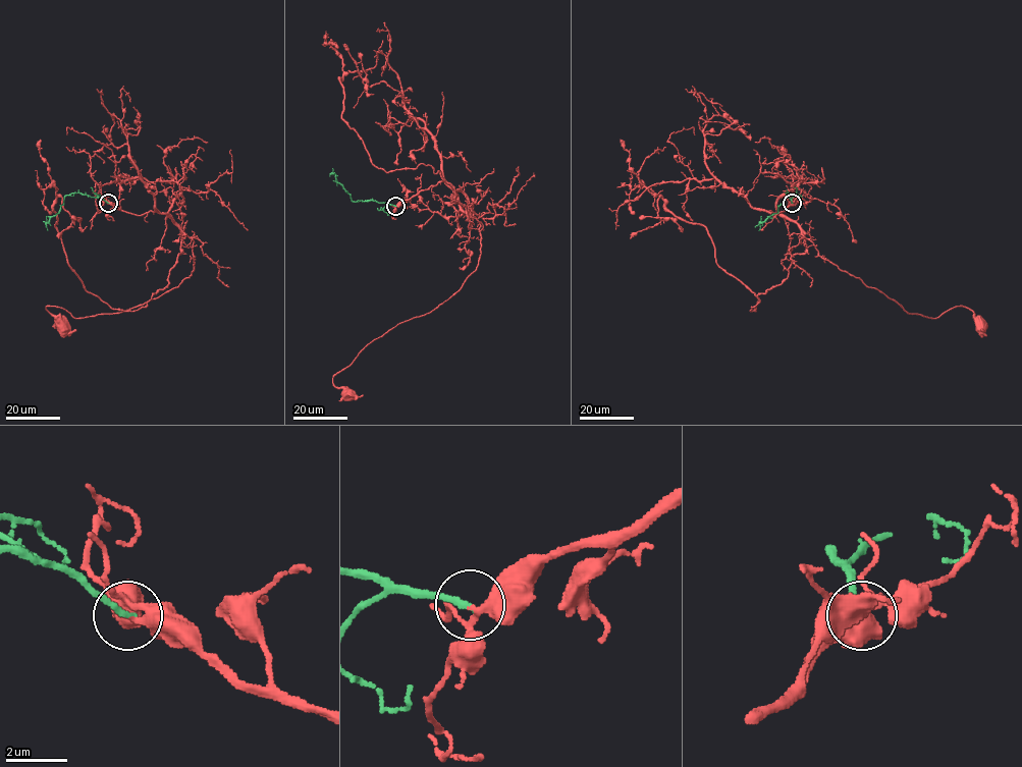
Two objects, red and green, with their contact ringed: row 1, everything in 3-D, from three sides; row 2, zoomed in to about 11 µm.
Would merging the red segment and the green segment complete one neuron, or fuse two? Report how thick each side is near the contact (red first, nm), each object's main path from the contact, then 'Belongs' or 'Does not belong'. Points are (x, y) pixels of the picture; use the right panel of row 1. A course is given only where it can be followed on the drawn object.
Thickness 240 nm (red) against 200 nm. Course of red: (792, 203), (776, 215), (768, 212), (791, 219), (819, 255), (908, 313), (937, 318), (963, 306), (981, 323). Course of green: (792, 203), (788, 193), (777, 212), (759, 223), (759, 230). Belongs

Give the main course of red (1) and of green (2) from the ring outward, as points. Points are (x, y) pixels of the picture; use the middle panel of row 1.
1: (395, 205), (443, 181), (480, 225), (481, 255), (458, 291), (373, 339), (333, 377), (348, 394)
2: (395, 205), (351, 200), (334, 172)

